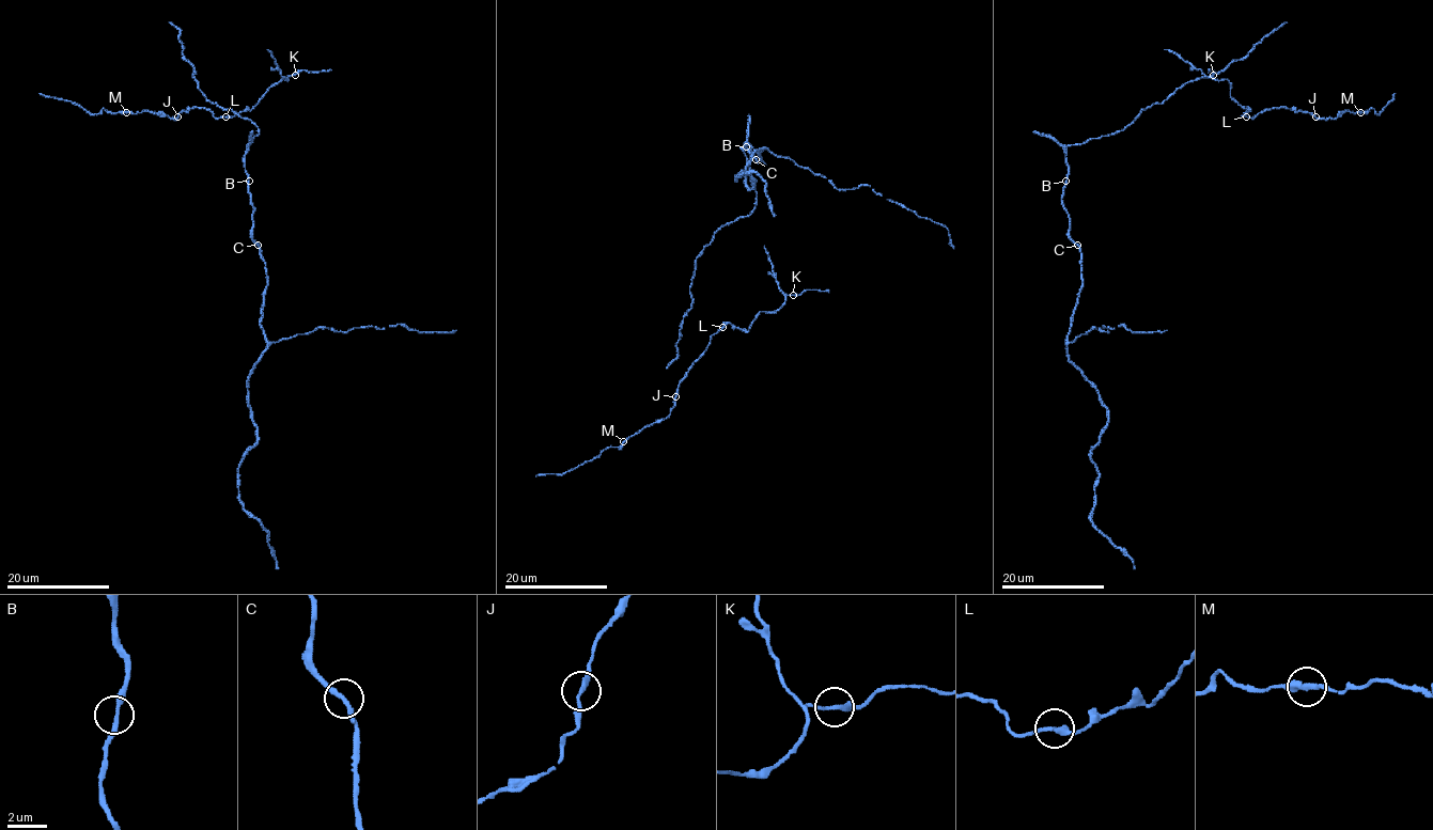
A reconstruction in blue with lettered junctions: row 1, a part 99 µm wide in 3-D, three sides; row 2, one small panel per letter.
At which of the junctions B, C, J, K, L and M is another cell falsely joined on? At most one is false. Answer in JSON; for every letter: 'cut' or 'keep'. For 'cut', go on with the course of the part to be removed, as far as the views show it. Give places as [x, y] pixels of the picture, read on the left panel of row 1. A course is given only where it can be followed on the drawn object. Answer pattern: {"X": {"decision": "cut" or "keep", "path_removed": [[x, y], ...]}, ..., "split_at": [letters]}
{"B": {"decision": "keep"}, "C": {"decision": "keep"}, "J": {"decision": "keep"}, "K": {"decision": "keep"}, "L": {"decision": "keep"}, "M": {"decision": "keep"}, "split_at": []}

